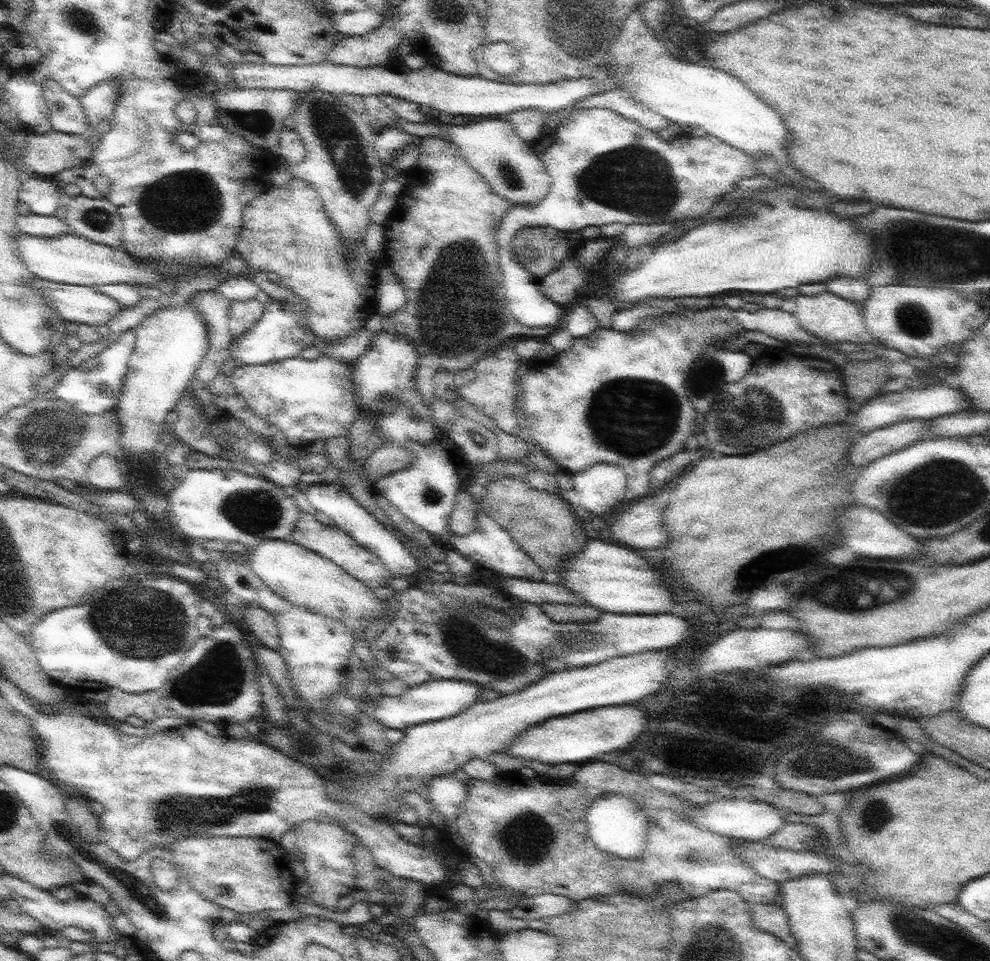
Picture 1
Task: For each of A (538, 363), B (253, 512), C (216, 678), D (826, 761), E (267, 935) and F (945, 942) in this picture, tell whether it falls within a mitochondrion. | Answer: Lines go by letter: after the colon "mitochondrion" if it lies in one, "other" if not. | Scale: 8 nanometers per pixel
A: other
B: mitochondrion
C: mitochondrion
D: mitochondrion
E: other
F: mitochondrion

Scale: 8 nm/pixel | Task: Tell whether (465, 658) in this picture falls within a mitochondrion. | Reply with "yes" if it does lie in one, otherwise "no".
yes

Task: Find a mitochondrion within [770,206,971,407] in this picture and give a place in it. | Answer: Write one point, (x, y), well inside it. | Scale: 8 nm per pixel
(912, 319)

